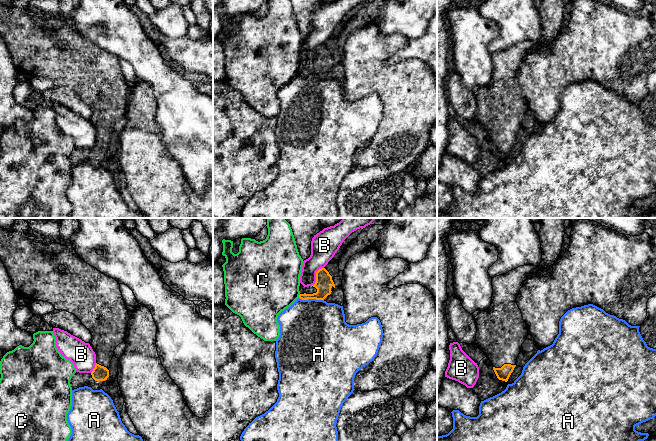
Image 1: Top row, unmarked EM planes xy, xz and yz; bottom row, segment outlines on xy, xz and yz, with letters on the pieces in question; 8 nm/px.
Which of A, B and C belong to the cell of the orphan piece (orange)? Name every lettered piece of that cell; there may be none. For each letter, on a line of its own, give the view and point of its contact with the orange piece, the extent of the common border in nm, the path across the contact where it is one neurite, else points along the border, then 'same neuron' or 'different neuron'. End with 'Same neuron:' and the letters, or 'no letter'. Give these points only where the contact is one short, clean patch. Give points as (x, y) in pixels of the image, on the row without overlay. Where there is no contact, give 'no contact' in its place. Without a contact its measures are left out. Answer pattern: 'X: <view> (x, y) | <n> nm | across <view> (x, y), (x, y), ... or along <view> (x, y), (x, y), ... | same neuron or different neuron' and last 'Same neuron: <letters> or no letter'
A: xz (311, 74) | 200 nm | along xz (299, 73), (302, 75), (323, 76) | different neuron
B: xz (316, 52) | 180 nm | along xz (323, 43), (316, 48), (316, 57), (311, 61) | different neuron
C: xz (299, 72) | 40 nm | along xz (300, 70), (298, 73) | different neuron
Same neuron: no letter

